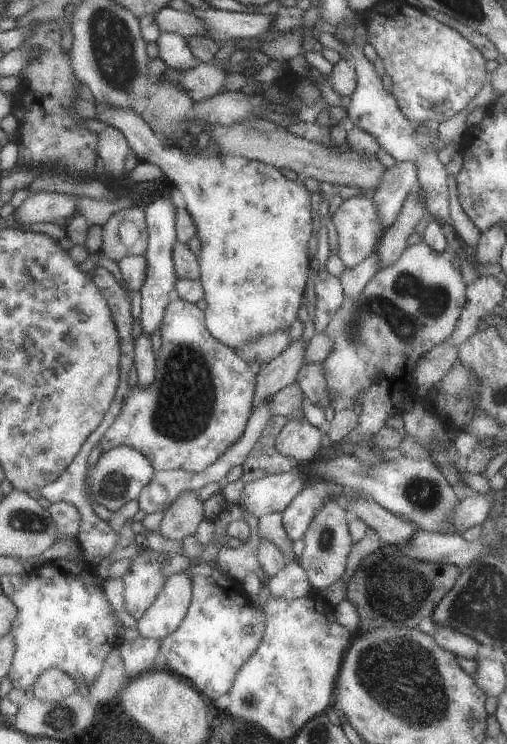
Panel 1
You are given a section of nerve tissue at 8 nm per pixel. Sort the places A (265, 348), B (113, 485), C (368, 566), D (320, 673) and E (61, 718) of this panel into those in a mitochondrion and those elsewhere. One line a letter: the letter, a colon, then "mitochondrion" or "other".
A: mitochondrion
B: mitochondrion
C: other
D: other
E: mitochondrion

